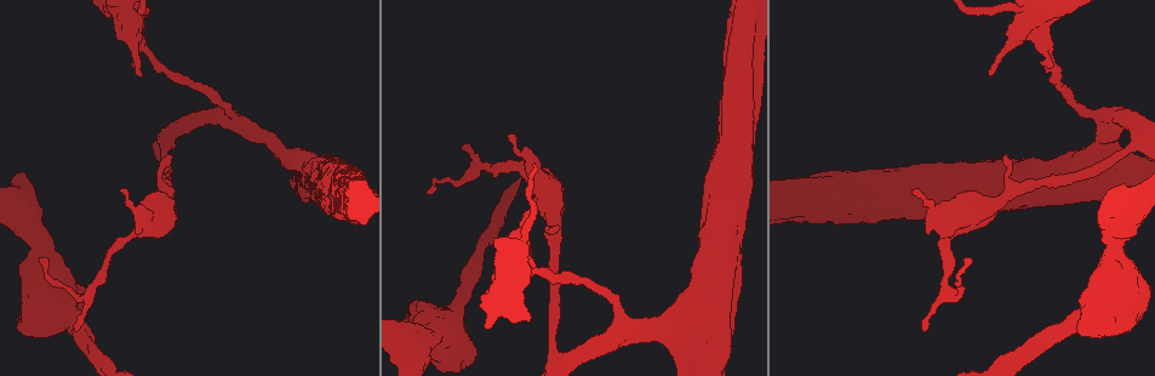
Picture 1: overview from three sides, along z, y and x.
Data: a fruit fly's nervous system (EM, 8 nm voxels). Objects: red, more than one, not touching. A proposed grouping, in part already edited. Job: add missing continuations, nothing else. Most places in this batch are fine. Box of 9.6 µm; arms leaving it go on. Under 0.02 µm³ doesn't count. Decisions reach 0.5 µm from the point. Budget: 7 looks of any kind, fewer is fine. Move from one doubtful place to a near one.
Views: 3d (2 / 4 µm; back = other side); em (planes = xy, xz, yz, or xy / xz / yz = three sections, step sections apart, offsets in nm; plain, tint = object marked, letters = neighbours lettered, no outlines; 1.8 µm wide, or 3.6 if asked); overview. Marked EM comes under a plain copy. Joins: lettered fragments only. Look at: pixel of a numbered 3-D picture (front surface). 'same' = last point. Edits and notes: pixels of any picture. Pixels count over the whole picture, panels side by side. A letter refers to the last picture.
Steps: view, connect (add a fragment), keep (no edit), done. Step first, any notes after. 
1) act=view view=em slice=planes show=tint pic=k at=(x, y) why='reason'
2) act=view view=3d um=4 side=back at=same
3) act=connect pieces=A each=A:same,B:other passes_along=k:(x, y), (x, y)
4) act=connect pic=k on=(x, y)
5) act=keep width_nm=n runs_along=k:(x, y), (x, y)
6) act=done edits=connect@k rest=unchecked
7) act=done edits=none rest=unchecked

act=view view=em um=3.6 slice=planes show=letters pic=1 at=(1112, 277) why='thick turns thin'

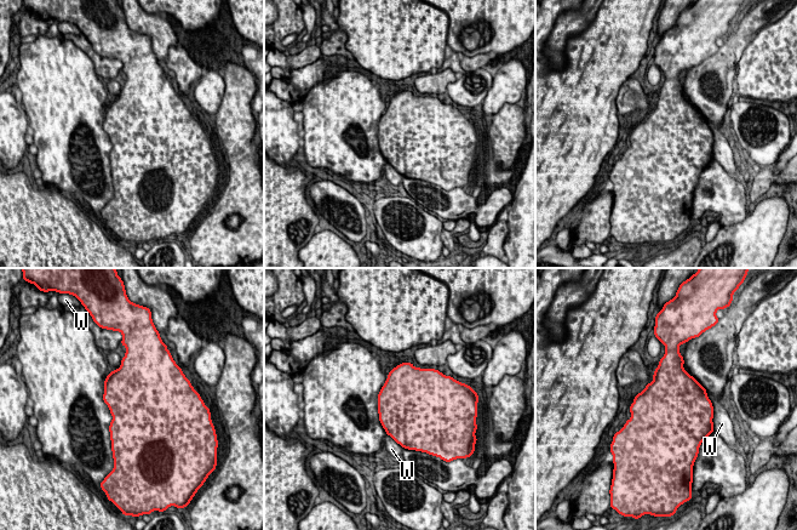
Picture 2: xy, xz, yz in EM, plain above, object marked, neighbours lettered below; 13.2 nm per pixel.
act=keep each=W:other border=2:(682, 364), (705, 389), (712, 406) found='none of them fits'

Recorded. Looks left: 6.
act=view view=3d um=4 pic=1 at=(1005, 156) why='branch stops here'

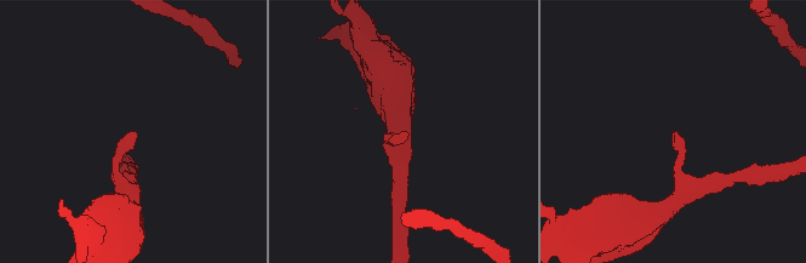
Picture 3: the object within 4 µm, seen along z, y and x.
act=view view=em slice=yz step=8 show=tint pic=3 at=(675, 132)

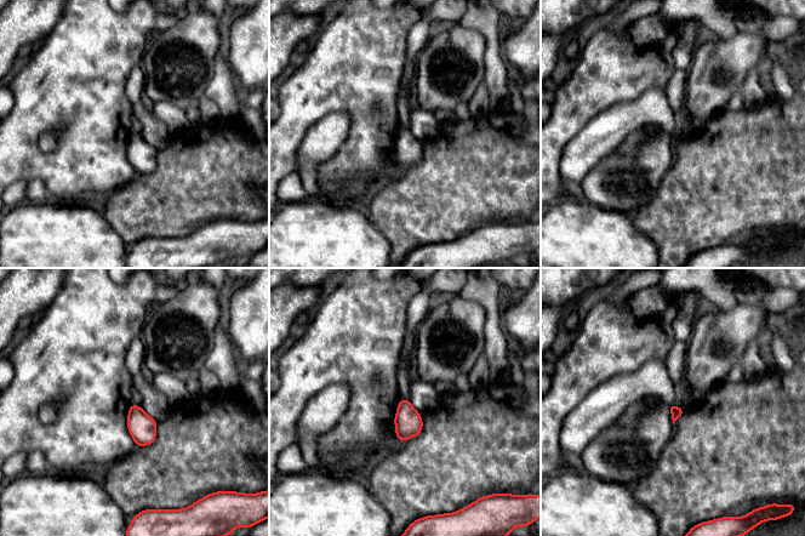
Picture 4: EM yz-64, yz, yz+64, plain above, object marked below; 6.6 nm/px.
act=view view=em slice=planes show=letters at=same why='cut it another way'

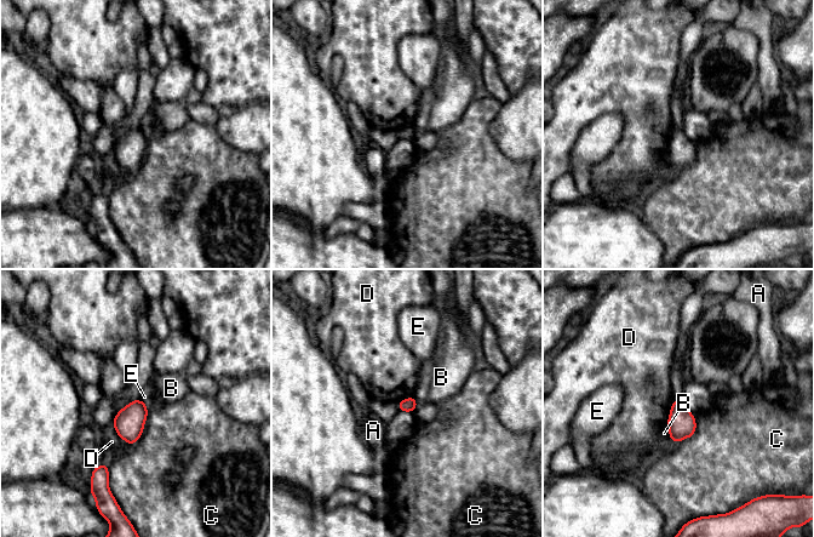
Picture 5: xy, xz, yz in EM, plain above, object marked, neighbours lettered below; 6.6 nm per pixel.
act=keep each=A:other,B:other,C:other,D:other,E:other border=5:(112, 422), (115, 432), (130, 445) found='no lettered fragment goes on from it'

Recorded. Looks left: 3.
act=view view=3d um=4 pic=1 at=(139, 75) why='tapers out'

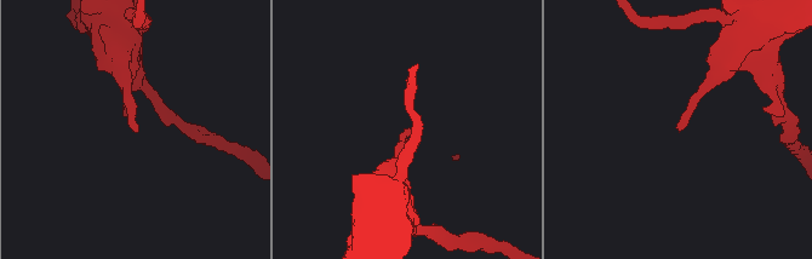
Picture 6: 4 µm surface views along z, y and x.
act=view view=em slice=xy step=4 show=letters pic=6 at=(138, 127) why='shape alone is not enough'

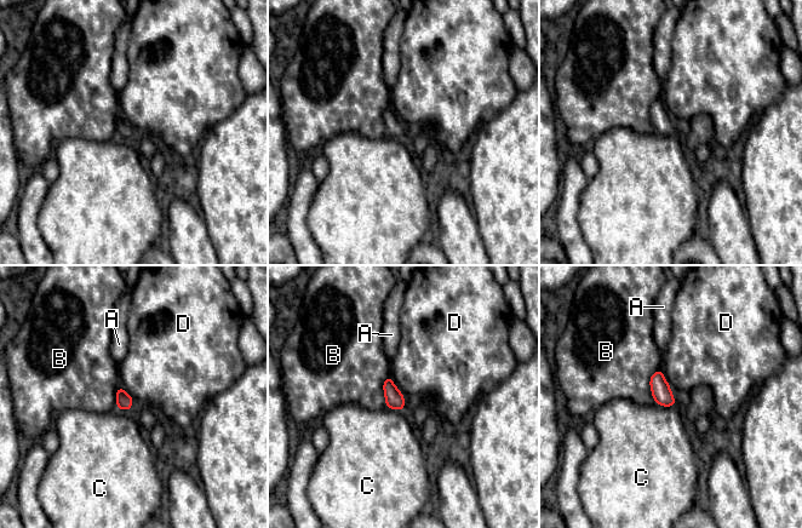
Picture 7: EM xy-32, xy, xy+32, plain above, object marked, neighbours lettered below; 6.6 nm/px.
act=keep each=A:other,B:other,C:other,D:other border=7:(654, 402), (662, 406), (675, 406) found='none of them fits'

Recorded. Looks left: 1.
act=done edits=none rest=unchecked

